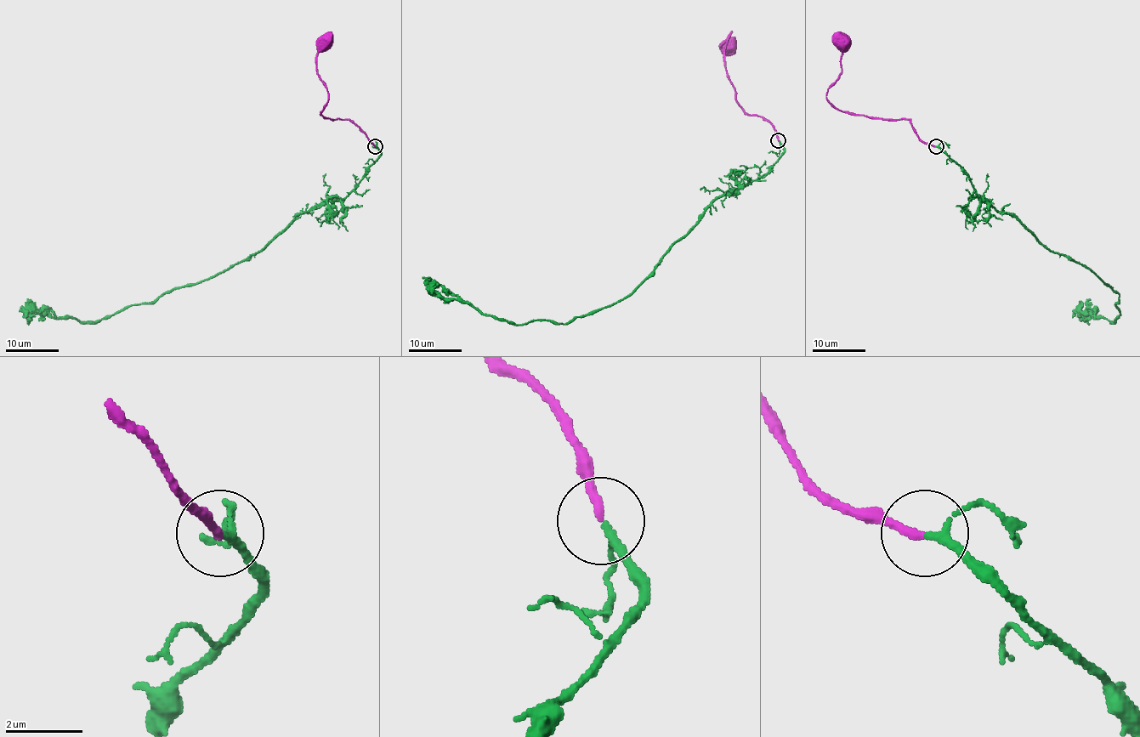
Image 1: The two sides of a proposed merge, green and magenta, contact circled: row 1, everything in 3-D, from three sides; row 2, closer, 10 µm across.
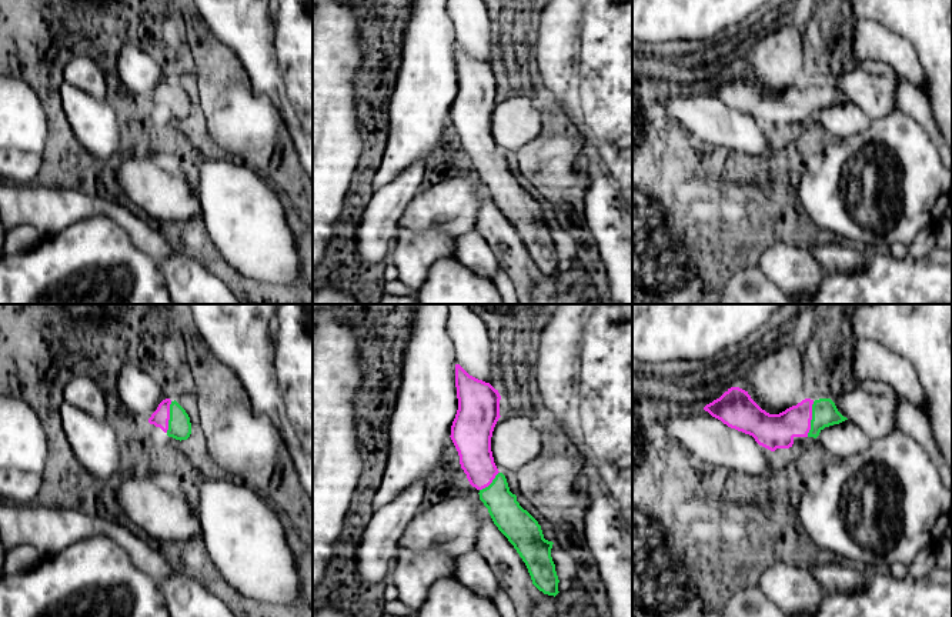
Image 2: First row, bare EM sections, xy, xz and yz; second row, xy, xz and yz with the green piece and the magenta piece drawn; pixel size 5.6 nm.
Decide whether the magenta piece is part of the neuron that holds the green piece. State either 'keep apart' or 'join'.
join

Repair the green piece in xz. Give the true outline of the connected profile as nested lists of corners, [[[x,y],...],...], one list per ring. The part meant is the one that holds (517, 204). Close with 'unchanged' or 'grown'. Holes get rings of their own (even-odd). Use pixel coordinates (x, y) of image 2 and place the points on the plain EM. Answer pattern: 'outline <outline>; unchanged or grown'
outline [[[455,44],[455,67],[458,90],[451,106],[451,120],[458,131],[460,144],[472,167],[480,173],[480,180],[488,189],[488,193],[498,210],[514,226],[531,256],[532,264],[548,276],[557,276],[558,256],[551,237],[552,221],[544,219],[538,201],[524,190],[517,181],[517,176],[510,171],[507,159],[498,151],[492,131],[491,117],[500,96],[501,76],[490,63],[470,56],[460,44]]]; grown

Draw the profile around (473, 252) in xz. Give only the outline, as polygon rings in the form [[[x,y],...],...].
[[[475,230],[458,236],[455,259],[471,271],[490,280],[500,270],[500,264],[488,243]]]

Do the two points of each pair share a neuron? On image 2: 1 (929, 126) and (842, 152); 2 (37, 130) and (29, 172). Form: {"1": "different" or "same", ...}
{"1": "different", "2": "different"}

